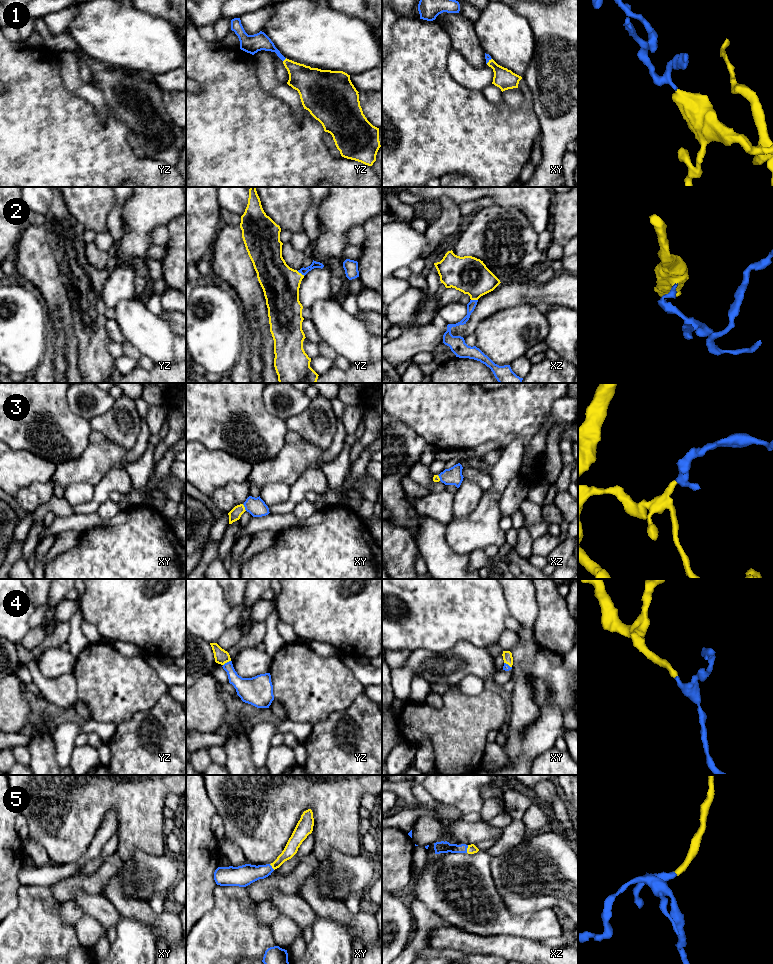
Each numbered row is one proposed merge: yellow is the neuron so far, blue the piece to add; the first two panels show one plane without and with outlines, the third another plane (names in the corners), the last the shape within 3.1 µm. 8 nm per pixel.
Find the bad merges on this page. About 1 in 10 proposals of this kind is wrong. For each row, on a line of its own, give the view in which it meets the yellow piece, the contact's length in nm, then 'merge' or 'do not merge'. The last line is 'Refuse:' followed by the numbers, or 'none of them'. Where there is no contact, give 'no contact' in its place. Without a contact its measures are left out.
1: contact in yz; length 40 nm; merge
2: contact in yz; length 70 nm; merge
3: contact in xy; length 70 nm; merge
4: contact in yz; length 80 nm; merge
5: contact in xz; length 70 nm; merge
Refuse: none of them

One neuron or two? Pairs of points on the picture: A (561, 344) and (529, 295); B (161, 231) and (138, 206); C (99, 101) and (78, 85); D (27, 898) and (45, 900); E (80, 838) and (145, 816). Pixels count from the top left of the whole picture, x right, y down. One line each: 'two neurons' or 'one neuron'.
A: two neurons
B: two neurons
C: one neuron
D: one neuron
E: one neuron

